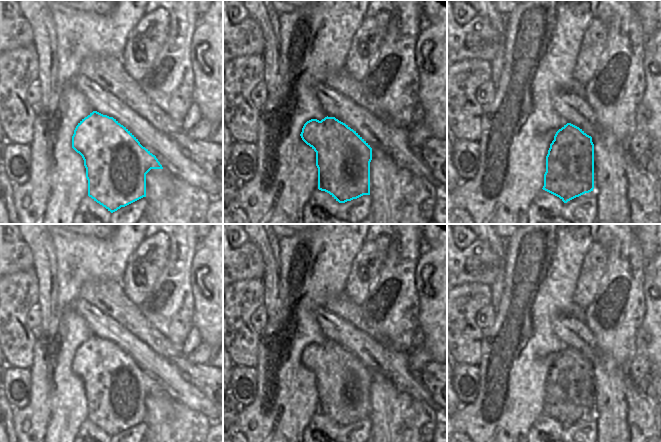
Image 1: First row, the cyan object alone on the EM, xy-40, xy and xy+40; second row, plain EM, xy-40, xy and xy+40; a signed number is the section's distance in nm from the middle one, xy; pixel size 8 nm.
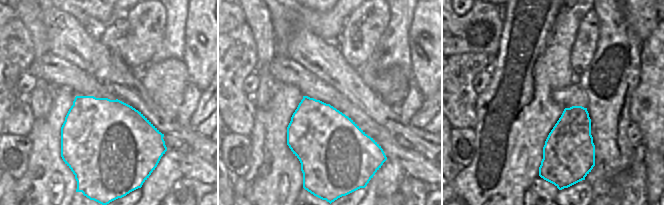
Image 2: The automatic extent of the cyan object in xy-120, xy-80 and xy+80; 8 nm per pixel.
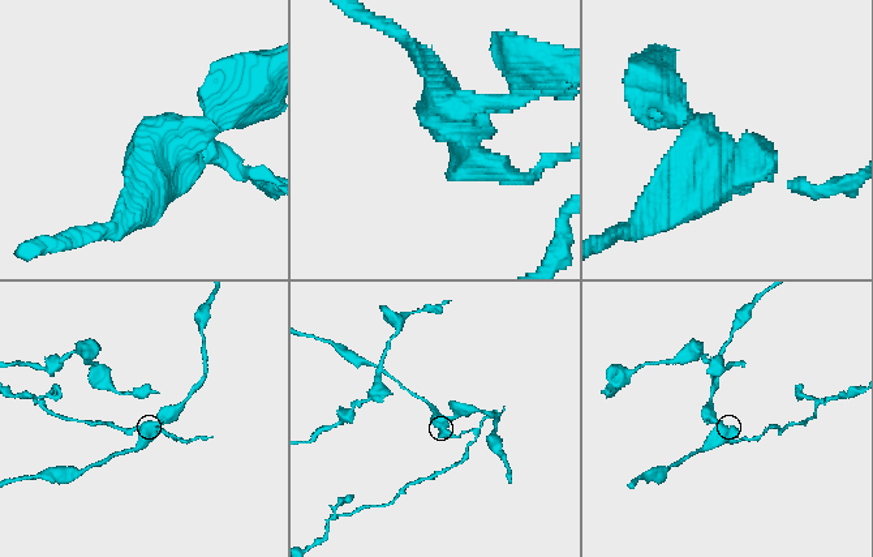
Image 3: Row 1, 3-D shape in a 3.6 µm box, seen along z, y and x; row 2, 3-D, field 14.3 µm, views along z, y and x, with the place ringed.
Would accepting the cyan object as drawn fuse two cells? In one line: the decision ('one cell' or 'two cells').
two cells

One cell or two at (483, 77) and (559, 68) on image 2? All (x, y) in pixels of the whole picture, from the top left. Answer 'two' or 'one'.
two

